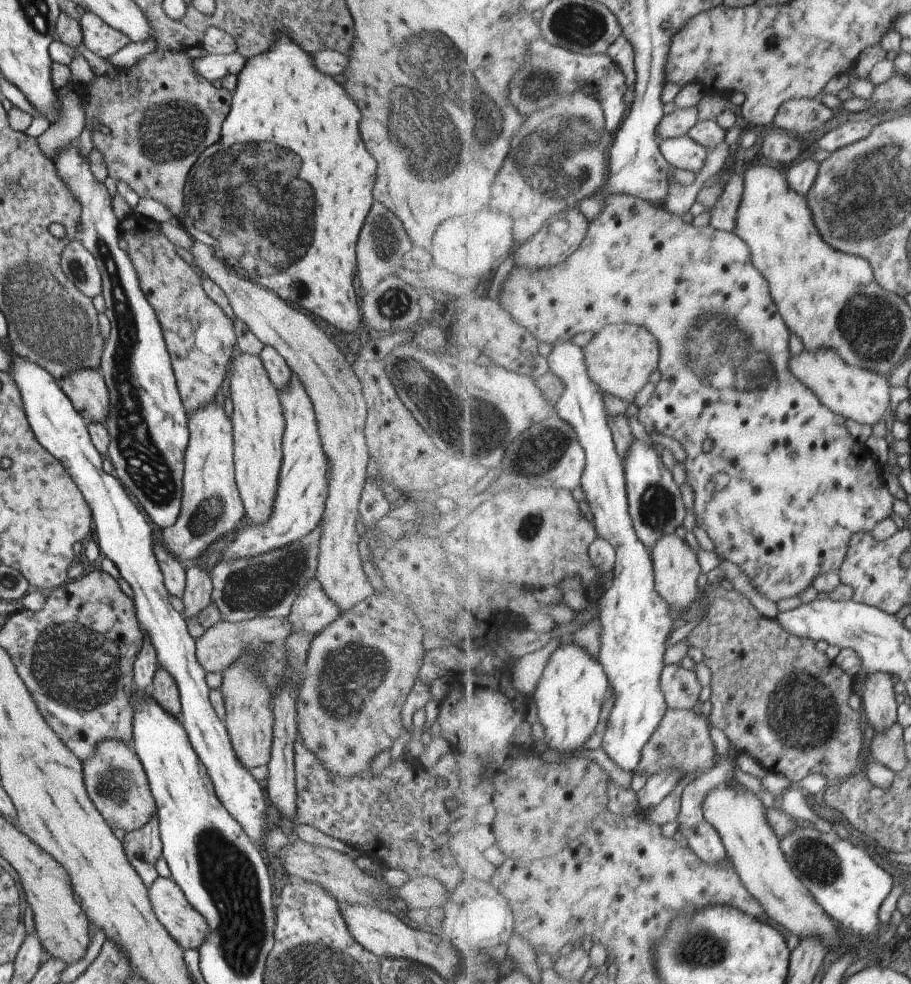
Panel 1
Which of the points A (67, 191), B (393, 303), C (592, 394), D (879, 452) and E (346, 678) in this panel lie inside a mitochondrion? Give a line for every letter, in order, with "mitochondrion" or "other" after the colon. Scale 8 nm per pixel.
A: other
B: mitochondrion
C: other
D: other
E: mitochondrion

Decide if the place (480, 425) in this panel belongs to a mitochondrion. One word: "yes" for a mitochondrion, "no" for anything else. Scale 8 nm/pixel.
yes

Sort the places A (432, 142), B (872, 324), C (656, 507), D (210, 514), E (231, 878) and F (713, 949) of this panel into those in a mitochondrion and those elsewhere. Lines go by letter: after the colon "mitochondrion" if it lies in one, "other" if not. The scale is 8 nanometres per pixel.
A: mitochondrion
B: mitochondrion
C: mitochondrion
D: mitochondrion
E: mitochondrion
F: mitochondrion

